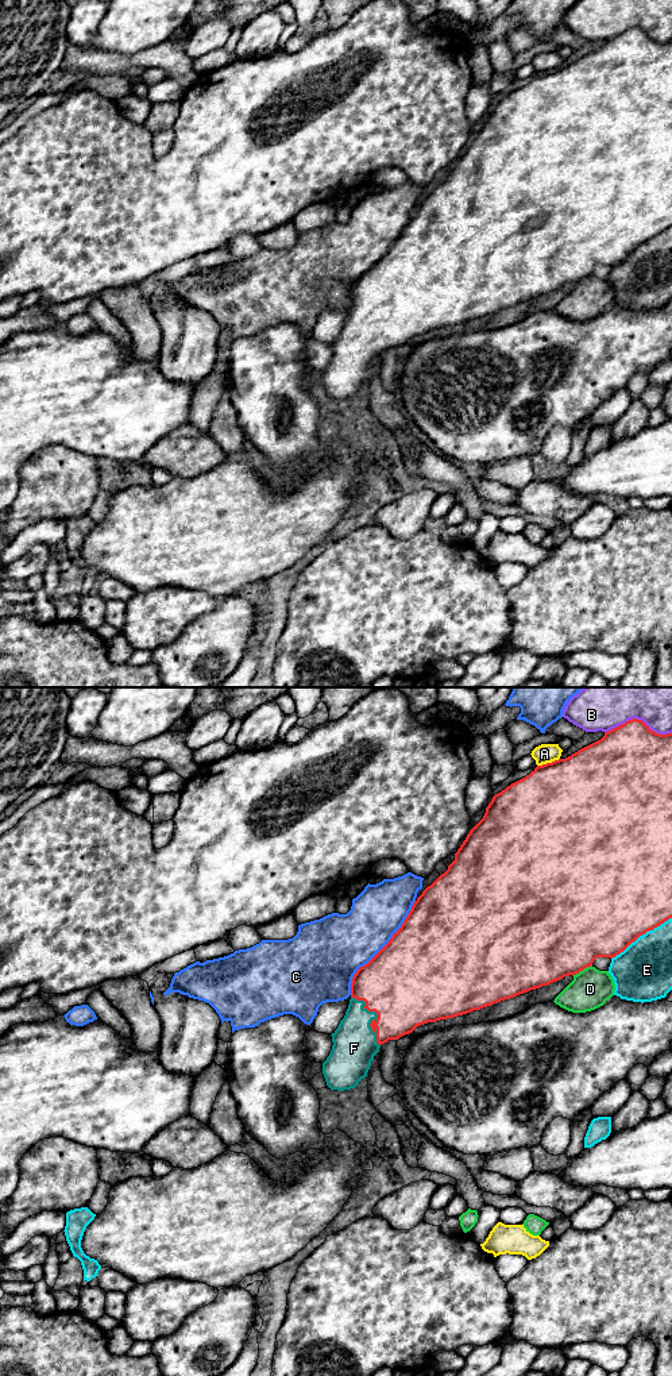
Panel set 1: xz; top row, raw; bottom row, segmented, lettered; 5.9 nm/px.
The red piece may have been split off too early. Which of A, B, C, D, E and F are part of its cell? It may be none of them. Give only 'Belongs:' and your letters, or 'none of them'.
Belongs: F

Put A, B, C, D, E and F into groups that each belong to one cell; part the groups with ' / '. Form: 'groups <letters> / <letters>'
groups A / B / C / D / E / F

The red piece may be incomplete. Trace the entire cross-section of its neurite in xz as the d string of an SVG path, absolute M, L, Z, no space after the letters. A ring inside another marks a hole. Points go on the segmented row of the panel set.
M629 720L565 759L537 766L529 775L495 794L483 818L470 830L455 860L413 903L390 941L352 978L351 999L344 1018L332 1036L332 1051L323 1063L331 1090L355 1088L367 1076L382 1044L412 1033L417 1026L480 1010L530 990L548 986L591 967L596 957L615 957L649 930L672 918L672 733L660 735L642 720Z

